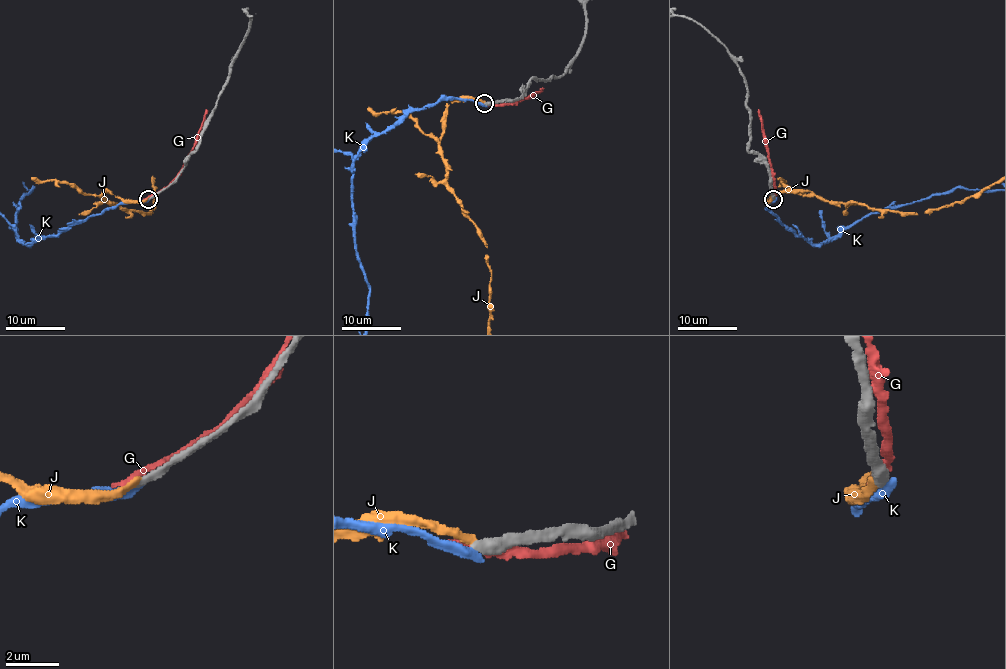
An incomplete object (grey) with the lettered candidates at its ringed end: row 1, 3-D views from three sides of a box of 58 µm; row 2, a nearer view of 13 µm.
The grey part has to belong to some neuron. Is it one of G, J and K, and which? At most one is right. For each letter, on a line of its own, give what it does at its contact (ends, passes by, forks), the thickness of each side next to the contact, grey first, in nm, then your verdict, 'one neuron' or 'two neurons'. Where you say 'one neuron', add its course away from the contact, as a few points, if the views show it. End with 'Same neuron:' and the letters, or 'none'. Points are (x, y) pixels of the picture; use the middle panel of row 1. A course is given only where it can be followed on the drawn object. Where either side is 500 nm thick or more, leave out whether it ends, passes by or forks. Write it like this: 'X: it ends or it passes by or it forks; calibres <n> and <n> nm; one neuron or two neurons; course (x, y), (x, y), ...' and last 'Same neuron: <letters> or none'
G: it passes by; calibres 440 and 240 nm; two neurons
J: it ends; calibres 360 and 280 nm; two neurons
K: it ends; calibres 360 and 360 nm; two neurons
Same neuron: none

